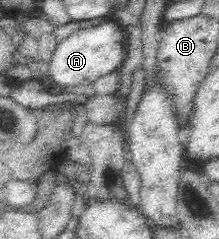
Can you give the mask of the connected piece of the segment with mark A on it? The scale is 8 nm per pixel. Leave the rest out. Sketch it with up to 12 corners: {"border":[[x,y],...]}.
{"border":[[110,18],[53,52],[60,87],[90,89],[122,67],[125,32]]}

